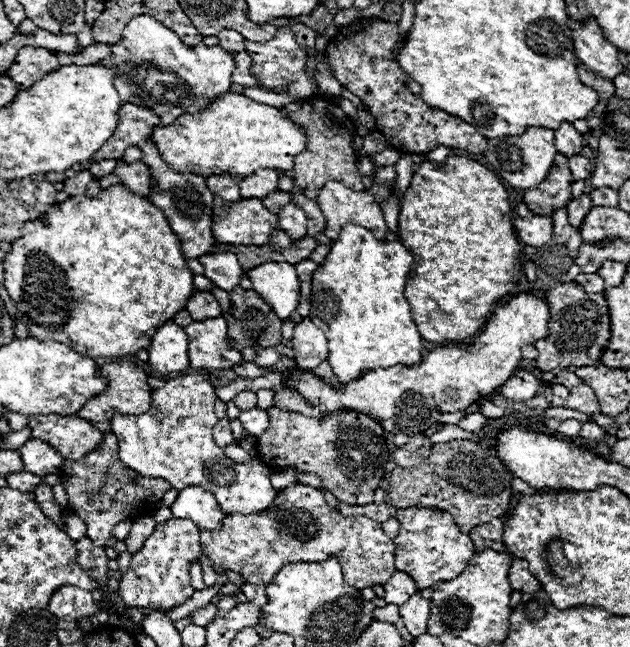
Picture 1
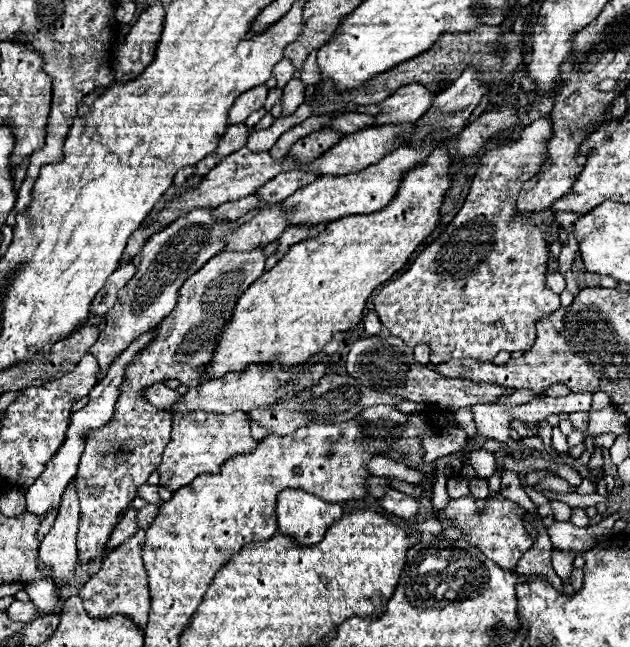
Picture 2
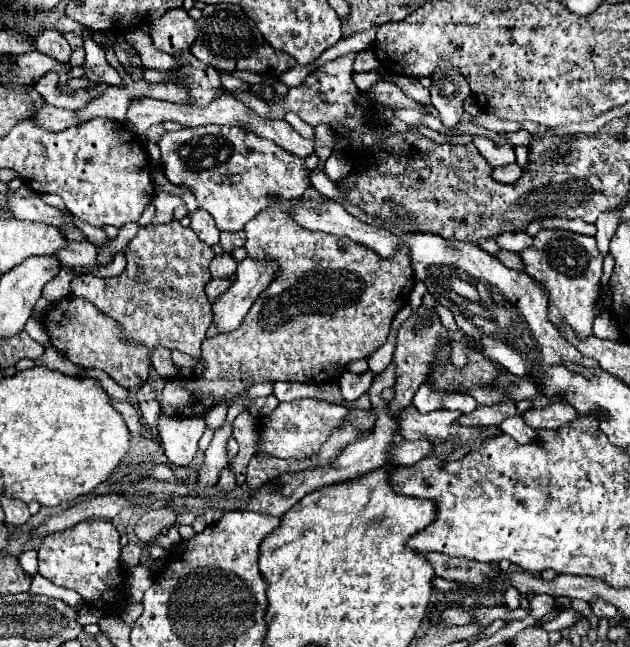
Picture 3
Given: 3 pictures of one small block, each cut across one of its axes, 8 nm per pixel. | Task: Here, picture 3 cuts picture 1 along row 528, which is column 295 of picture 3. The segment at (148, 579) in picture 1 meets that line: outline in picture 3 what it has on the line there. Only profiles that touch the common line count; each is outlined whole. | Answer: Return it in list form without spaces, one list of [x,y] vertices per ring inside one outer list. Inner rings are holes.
[[[198,126],[198,128],[184,128],[178,132],[166,132],[162,140],[158,142],[160,152],[162,152],[162,164],[164,164],[164,174],[172,184],[182,184],[188,186],[200,208],[210,212],[210,216],[216,220],[218,230],[230,230],[238,232],[244,230],[246,222],[256,218],[258,212],[266,210],[270,200],[274,198],[276,202],[284,200],[296,200],[304,194],[304,190],[310,186],[310,170],[306,168],[304,158],[294,156],[292,152],[280,148],[272,140],[258,138],[252,132],[232,128],[232,126]]]

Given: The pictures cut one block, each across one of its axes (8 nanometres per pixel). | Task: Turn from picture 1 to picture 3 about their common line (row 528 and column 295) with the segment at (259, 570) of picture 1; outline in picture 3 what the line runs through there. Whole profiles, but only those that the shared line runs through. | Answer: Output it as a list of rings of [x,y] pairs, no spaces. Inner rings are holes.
[[[270,206],[260,212],[244,228],[248,240],[244,244],[246,258],[274,260],[278,270],[270,286],[256,298],[240,328],[228,334],[218,334],[202,342],[202,372],[196,380],[168,380],[162,390],[162,414],[168,418],[204,416],[212,406],[222,404],[224,398],[234,398],[242,390],[258,382],[304,382],[326,384],[336,382],[346,370],[348,362],[368,358],[378,350],[390,330],[396,312],[406,304],[414,286],[414,272],[410,266],[410,248],[400,246],[390,258],[378,256],[374,250],[350,240],[324,232],[300,228],[286,206]]]

